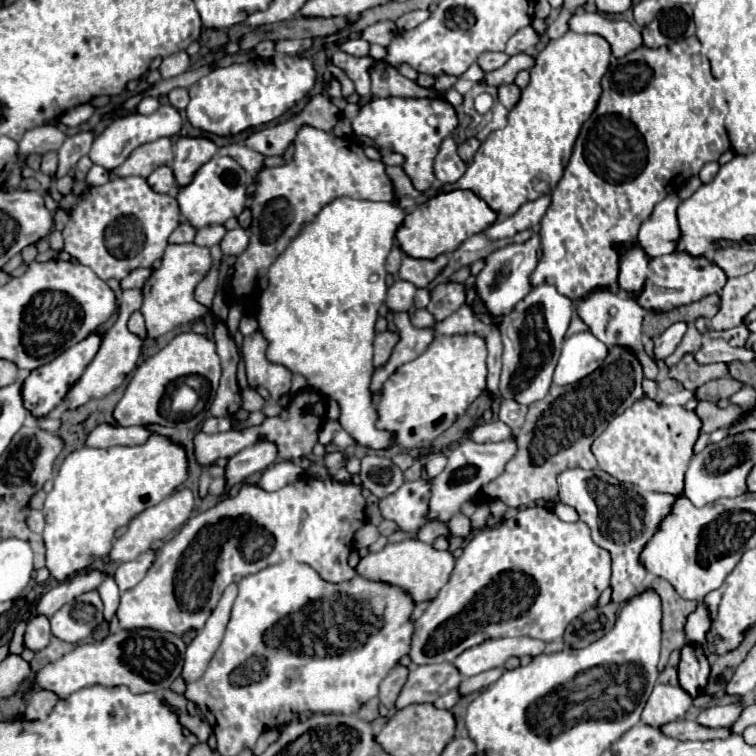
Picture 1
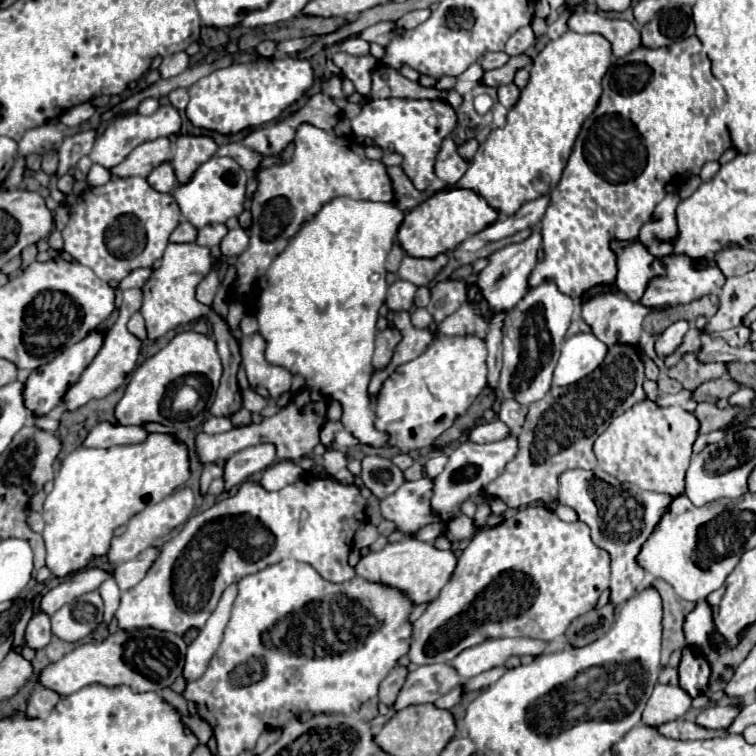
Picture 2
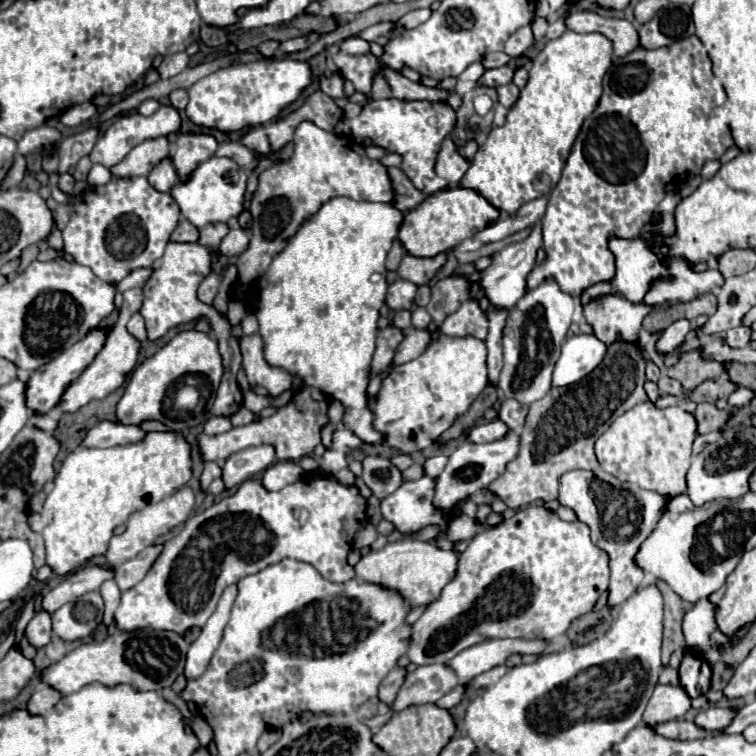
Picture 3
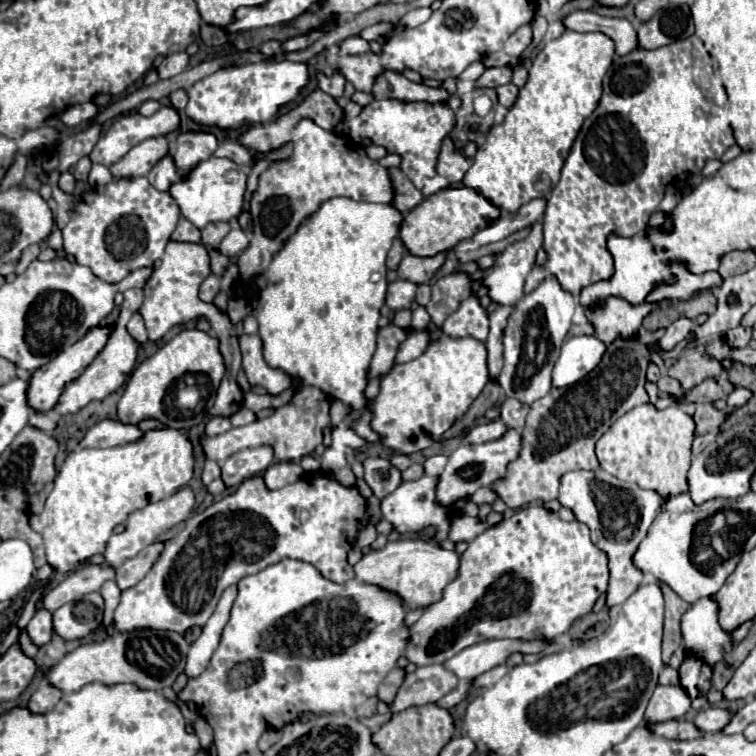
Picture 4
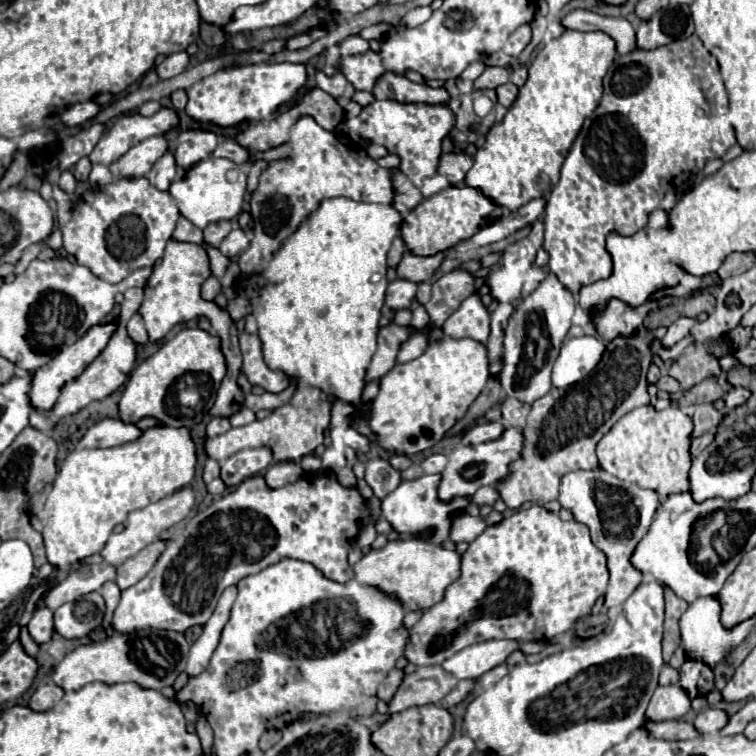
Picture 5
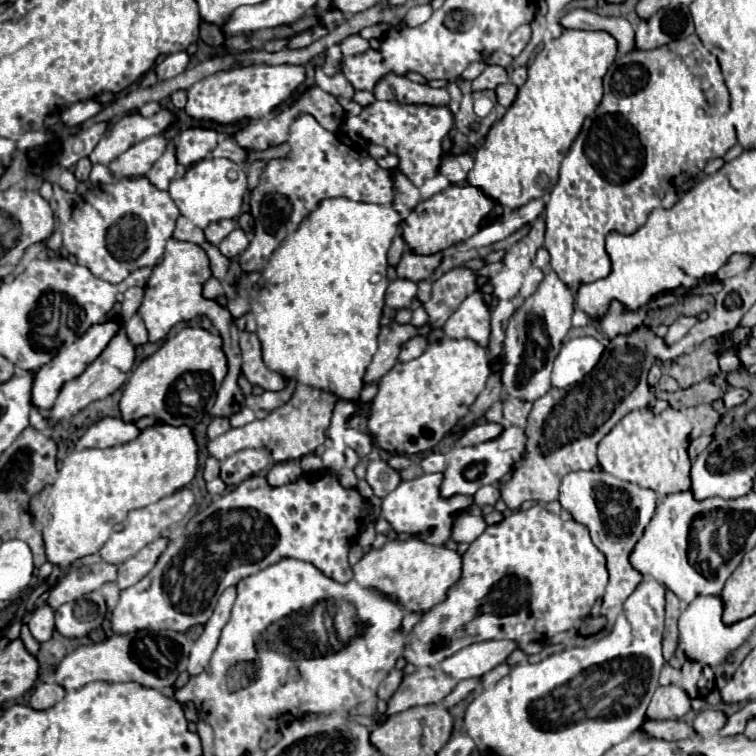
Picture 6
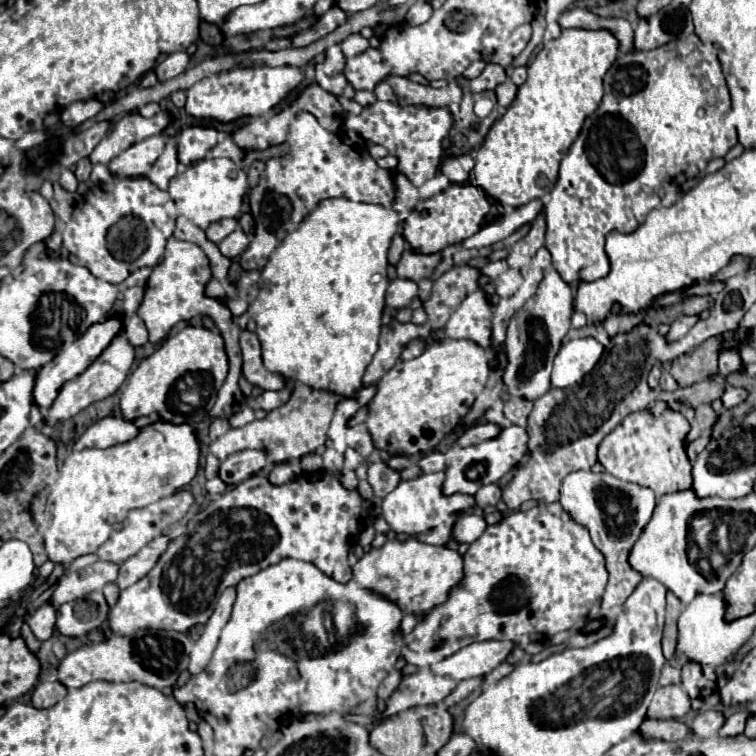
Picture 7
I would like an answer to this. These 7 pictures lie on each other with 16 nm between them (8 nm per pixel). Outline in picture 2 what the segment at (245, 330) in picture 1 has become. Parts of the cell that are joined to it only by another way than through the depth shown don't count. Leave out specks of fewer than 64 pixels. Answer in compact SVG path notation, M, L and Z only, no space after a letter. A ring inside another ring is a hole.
M246 315L240 322L243 335L252 335L258 332L258 322L254 315Z

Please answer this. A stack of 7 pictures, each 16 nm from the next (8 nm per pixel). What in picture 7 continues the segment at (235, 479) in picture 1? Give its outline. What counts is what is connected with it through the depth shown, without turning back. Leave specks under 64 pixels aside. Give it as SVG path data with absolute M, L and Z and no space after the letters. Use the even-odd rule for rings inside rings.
M244 450L228 456L220 464L220 478L226 484L238 484L252 474L258 474L266 466L266 456L260 450Z

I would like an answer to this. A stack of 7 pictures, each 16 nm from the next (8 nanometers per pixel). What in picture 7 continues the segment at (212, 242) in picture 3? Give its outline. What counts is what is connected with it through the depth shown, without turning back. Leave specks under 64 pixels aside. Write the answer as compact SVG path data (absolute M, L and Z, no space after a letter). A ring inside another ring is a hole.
M226 218L226 220L214 222L210 228L206 228L206 236L208 236L208 240L212 240L212 242L218 244L218 242L224 240L230 232L234 232L236 226L238 226L238 220L236 220L236 218Z

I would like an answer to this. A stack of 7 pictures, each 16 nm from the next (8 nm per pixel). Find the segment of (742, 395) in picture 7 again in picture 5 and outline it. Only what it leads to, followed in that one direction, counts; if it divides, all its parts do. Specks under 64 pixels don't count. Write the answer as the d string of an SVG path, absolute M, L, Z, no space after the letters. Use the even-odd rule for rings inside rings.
M730 388L728 394L724 396L726 408L736 408L740 404L744 404L750 398L750 392L746 388Z

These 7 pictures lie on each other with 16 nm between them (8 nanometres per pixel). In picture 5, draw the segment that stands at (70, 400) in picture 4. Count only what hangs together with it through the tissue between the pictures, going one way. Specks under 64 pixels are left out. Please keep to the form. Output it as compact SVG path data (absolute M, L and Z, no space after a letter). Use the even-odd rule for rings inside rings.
M120 316L120 318L118 318L118 330L116 330L114 336L110 338L108 346L100 352L100 356L98 356L78 378L70 380L70 382L62 388L62 392L60 392L60 396L58 396L56 404L54 404L54 408L50 410L56 418L68 418L68 416L76 414L78 410L82 410L82 408L88 406L90 402L102 400L102 398L110 396L112 392L116 392L116 390L126 382L126 378L128 378L128 374L130 374L130 370L132 370L132 366L134 366L134 360L136 360L136 344L134 344L134 342L128 338L128 334L126 334L126 320L128 320L126 316Z

